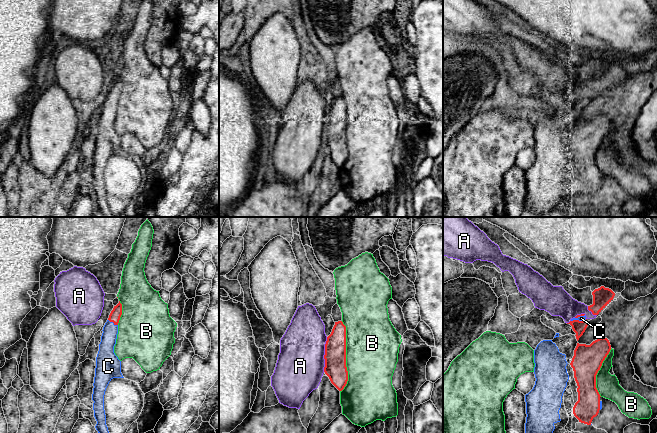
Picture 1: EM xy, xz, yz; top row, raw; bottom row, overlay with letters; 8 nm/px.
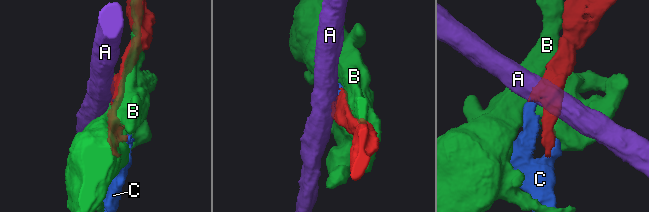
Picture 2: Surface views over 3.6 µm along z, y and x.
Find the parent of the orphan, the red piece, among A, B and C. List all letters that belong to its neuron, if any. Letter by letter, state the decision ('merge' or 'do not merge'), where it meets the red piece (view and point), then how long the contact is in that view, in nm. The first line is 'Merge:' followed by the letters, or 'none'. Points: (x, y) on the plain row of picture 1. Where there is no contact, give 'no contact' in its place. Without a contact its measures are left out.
Merge: C
A: do not merge; contact xz (325, 130); length 280 nm
B: do not merge; contact xz (345, 132); length 550 nm
C: merge; contact xy (113, 98); length 90 nm

